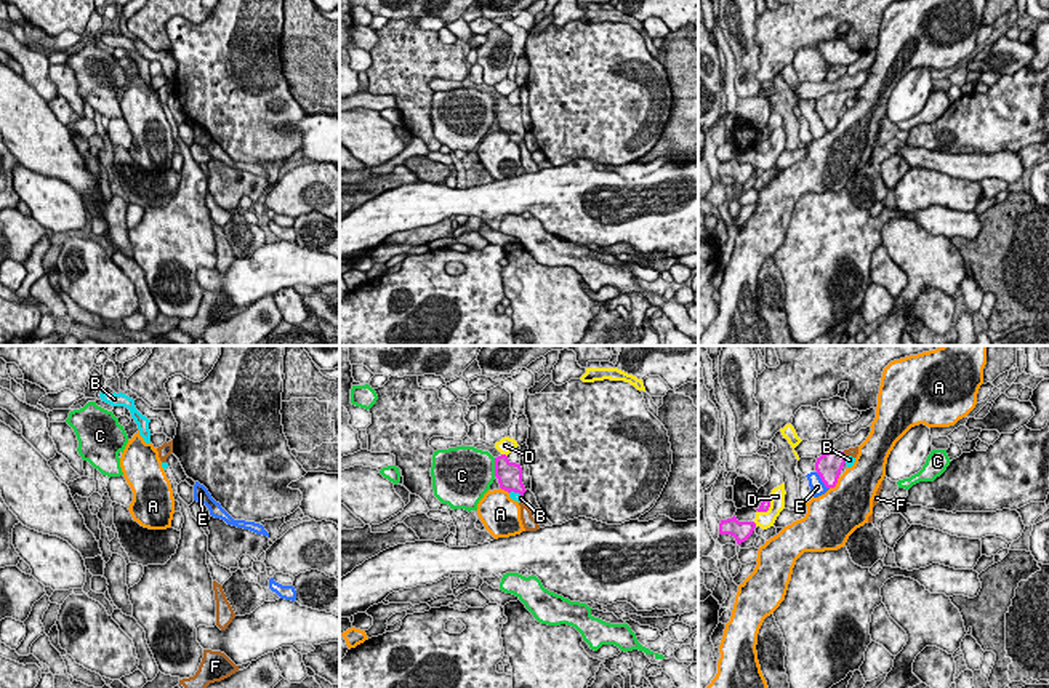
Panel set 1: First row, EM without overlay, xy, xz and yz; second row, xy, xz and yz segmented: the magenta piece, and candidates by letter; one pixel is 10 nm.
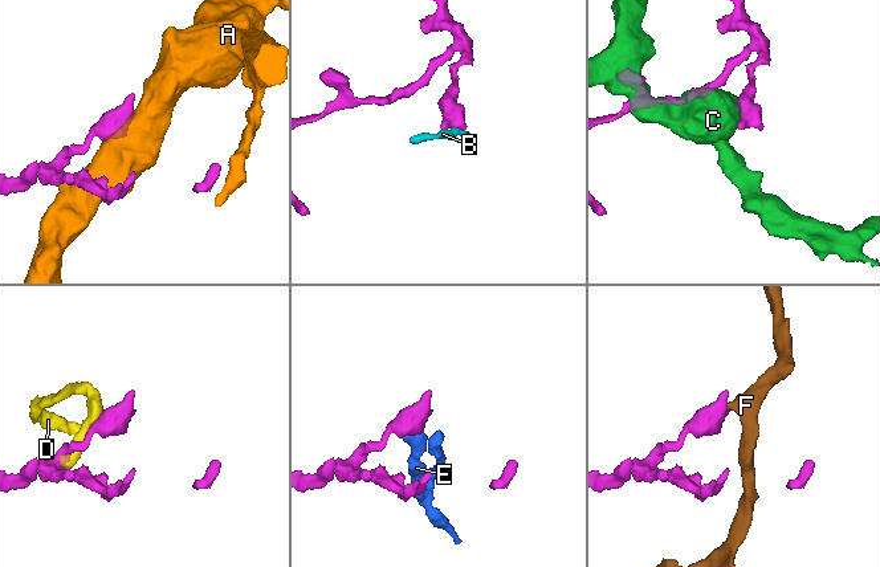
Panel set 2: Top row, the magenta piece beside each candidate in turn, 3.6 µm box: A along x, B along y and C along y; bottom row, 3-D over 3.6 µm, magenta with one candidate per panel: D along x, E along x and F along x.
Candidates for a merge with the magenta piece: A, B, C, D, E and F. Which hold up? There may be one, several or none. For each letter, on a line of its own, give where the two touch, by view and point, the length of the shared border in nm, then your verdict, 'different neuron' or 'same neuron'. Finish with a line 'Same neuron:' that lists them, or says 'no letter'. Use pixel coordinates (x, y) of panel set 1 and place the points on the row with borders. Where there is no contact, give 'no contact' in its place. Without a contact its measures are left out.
A: meets magenta in yz at (836, 482); contact 160 nm long; different neuron
B: meets magenta in xz at (516, 492); contact 150 nm long; different neuron
C: meets magenta in xz at (495, 468); contact 190 nm long; different neuron
D: meets magenta in xz at (505, 455); contact 70 nm long; different neuron
E: meets magenta in yz at (822, 480); contact 220 nm long; different neuron
F: meets magenta in yz at (843, 455); contact 70 nm long; same neuron
Same neuron: F

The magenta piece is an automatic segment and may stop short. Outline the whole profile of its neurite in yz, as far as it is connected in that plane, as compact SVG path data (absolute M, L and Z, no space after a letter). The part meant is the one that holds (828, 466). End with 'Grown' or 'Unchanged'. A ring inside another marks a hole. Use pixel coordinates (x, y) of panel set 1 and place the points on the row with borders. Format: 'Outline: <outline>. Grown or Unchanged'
Outline: M858 446L849 448L844 451L828 451L817 458L815 470L820 475L826 488L834 488L839 478L839 474L846 464L846 458L857 458Z. Grown

